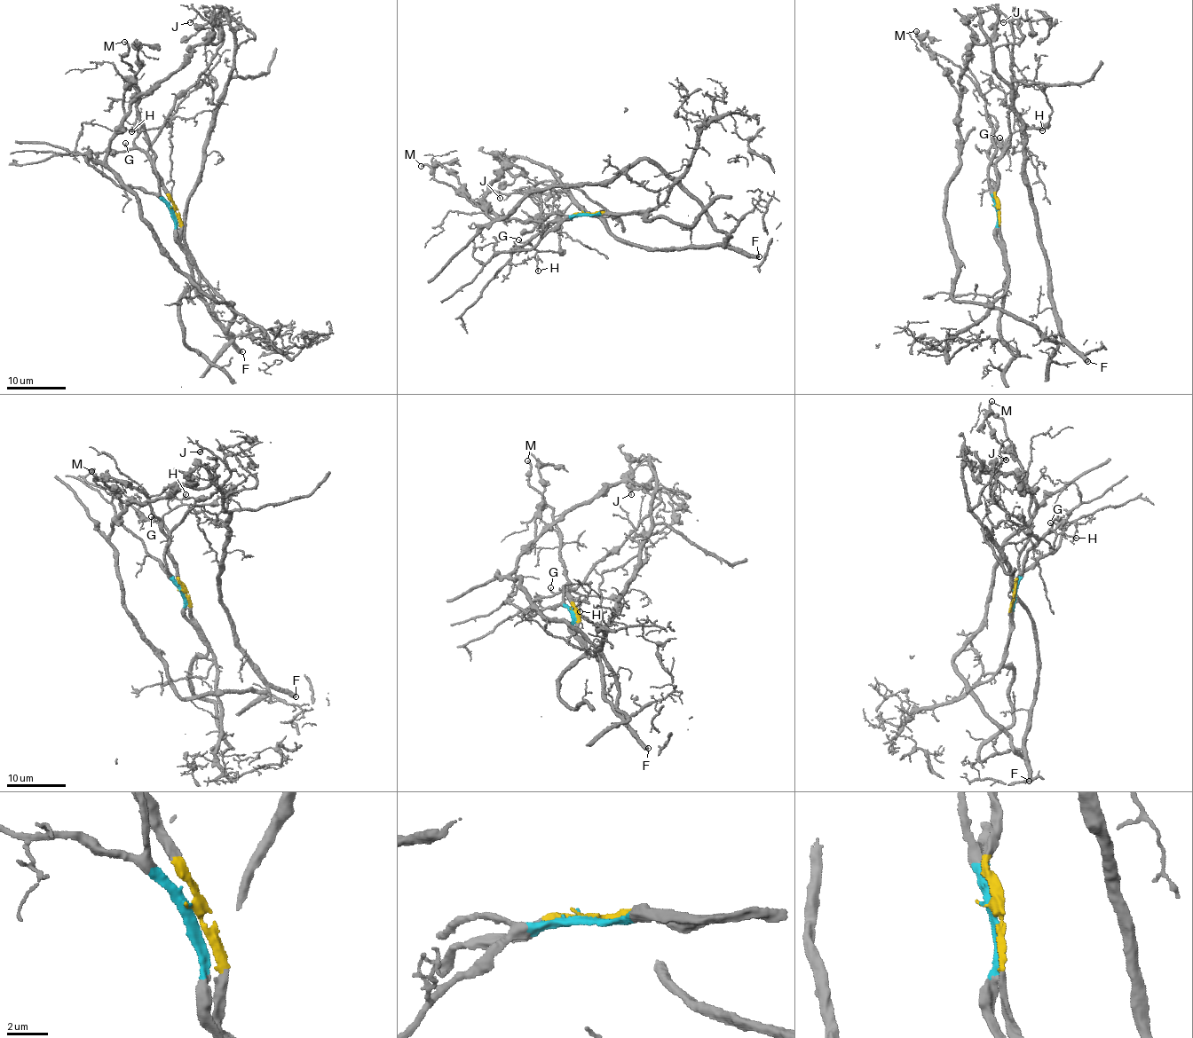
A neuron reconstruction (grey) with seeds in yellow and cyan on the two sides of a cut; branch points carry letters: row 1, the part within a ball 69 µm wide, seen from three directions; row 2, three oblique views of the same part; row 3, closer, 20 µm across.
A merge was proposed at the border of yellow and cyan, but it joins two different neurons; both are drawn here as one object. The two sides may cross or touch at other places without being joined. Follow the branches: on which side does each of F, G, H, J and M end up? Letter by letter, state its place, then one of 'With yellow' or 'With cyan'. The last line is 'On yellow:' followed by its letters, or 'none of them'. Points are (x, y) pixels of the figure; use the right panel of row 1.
F: Place: (1087, 361). With cyan
G: Place: (999, 137). With yellow
H: Place: (1042, 130). With yellow
J: Place: (1003, 22). With yellow
M: Place: (916, 31). With cyan
On yellow: G, H, J

